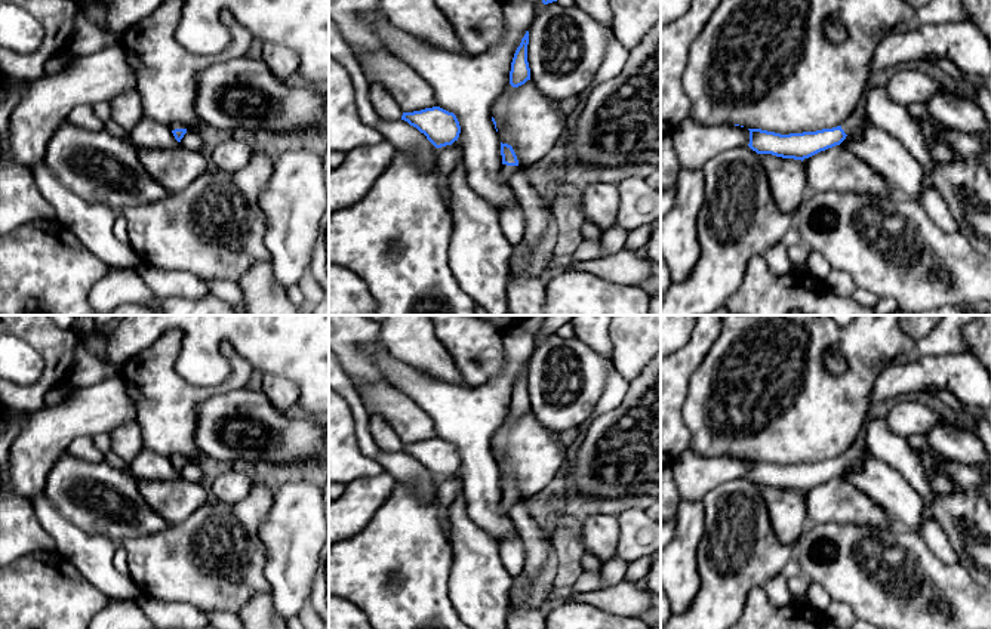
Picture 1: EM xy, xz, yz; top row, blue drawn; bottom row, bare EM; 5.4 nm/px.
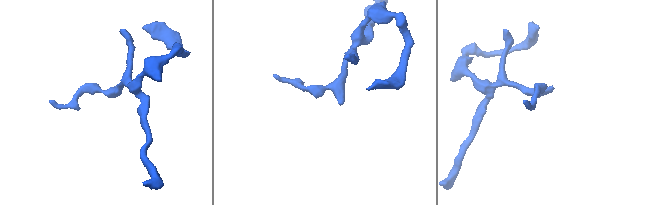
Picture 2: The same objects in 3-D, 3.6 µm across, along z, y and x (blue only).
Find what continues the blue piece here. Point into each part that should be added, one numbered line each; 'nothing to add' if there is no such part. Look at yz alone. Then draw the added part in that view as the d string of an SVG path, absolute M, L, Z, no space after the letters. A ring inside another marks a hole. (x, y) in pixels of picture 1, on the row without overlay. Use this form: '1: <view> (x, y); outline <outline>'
1: yz (853, 453); outline M850 447L843 456L841 460L846 466L852 465L855 460L867 456L867 447Z

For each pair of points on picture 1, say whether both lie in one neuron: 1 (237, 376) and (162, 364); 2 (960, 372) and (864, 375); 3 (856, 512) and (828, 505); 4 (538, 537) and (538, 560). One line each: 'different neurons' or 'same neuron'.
1: same neuron
2: different neurons
3: same neuron
4: same neuron

